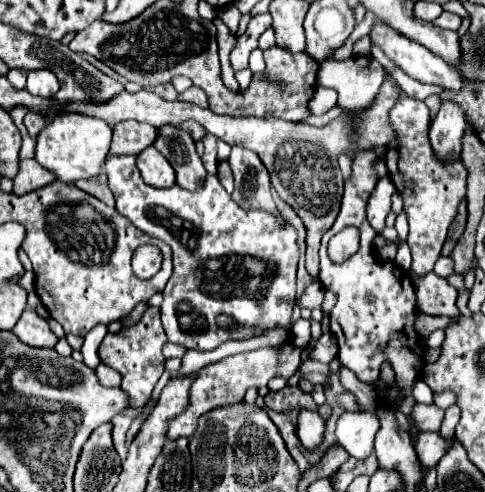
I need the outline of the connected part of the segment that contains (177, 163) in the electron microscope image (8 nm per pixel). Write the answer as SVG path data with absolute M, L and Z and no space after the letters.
M164 126L160 128L154 146L164 154L164 158L176 170L176 184L180 188L196 192L204 186L208 172L200 156L196 154L194 140L188 132L176 130L174 126Z

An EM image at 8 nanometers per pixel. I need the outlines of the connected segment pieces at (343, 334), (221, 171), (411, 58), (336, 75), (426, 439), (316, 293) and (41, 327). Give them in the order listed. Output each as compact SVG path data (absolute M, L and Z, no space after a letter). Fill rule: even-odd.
M370 150L358 152L354 156L352 176L346 182L342 208L332 224L332 228L322 236L320 246L320 282L326 290L332 290L338 298L336 306L330 312L330 330L336 336L338 342L338 360L350 368L362 382L370 386L378 386L378 372L380 364L384 360L392 362L392 368L396 372L396 384L400 388L400 396L392 400L392 408L404 412L410 416L410 410L414 406L412 398L412 384L416 376L422 372L422 354L424 348L418 344L418 334L414 330L414 314L416 314L416 296L414 286L408 276L398 264L378 264L376 250L374 250L374 238L378 232L370 228L366 220L366 202L372 192L372 188L378 182L378 176L372 168L376 156ZM344 226L356 226L360 230L360 250L346 260L344 264L332 264L326 246L330 236L334 236Z
M226 160L218 162L218 178L220 178L222 186L224 186L224 188L226 188L228 192L232 192L232 190L234 190L234 180L232 180L232 170L230 170L230 166L228 166L228 162L226 162Z
M372 24L372 30L370 30L370 40L374 46L382 48L382 52L396 64L400 66L408 76L424 82L424 84L438 84L446 90L460 90L462 86L462 76L456 68L448 66L444 60L440 60L436 54L428 52L424 46L420 46L418 42L414 40L408 40L406 36L400 36L394 28L390 26L384 26L384 24Z
M366 56L344 62L322 62L318 70L318 84L334 88L338 92L338 104L348 112L366 108L382 82L384 72L370 72L370 60Z
M420 432L420 436L416 436L416 442L414 442L418 460L424 466L436 466L446 448L448 448L448 442L438 432Z
M314 282L304 290L304 294L300 298L296 298L296 306L300 306L300 308L316 308L322 302L322 294L324 294L322 286Z
M26 308L22 318L18 320L18 324L12 330L24 344L28 346L36 346L36 348L54 348L54 344L58 342L56 334L50 330L48 322L38 316L34 310Z

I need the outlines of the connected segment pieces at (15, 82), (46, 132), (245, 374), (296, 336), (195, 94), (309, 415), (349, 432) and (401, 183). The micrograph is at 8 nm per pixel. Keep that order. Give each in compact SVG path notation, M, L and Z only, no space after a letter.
M12 68L8 74L6 74L6 78L12 82L12 86L14 88L20 88L20 90L24 90L26 88L26 70L18 70L18 68Z
M60 112L56 120L50 120L36 138L36 162L48 168L58 182L74 184L76 180L88 180L102 170L102 164L110 152L112 128L94 116Z
M250 352L224 358L224 360L216 362L216 364L208 364L206 368L202 368L200 376L194 380L194 384L190 388L190 404L188 404L188 408L170 422L168 438L170 440L180 438L180 436L188 436L190 438L194 434L194 430L196 430L196 422L198 422L200 414L208 412L212 408L226 406L226 404L242 400L244 392L248 388L250 388Z
M300 318L300 320L292 326L290 340L292 340L292 344L296 344L296 346L300 346L300 348L306 348L306 346L308 346L308 340L310 340L310 320Z
M196 86L188 88L188 90L182 92L178 98L180 98L182 102L192 102L192 104L196 104L202 108L208 107L208 100L205 92Z
M304 408L304 412L298 412L298 438L306 448L314 448L316 444L320 444L322 432L324 420L318 412L308 412L308 408Z
M342 412L336 424L338 444L350 446L346 452L354 458L368 458L374 450L374 436L380 428L374 412Z
M402 94L398 102L392 106L390 124L396 132L392 144L386 146L386 166L388 176L396 190L404 198L404 212L408 216L410 232L406 244L412 250L412 272L422 276L432 272L442 244L446 240L446 230L458 214L460 202L466 198L466 180L468 170L462 164L462 158L444 162L438 160L432 152L432 144L428 140L430 128L430 112L422 100Z

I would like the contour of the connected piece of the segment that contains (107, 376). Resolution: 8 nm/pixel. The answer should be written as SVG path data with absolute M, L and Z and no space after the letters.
M100 364L100 366L96 368L96 374L98 374L98 380L100 380L104 386L120 386L120 374L108 370L106 364Z

